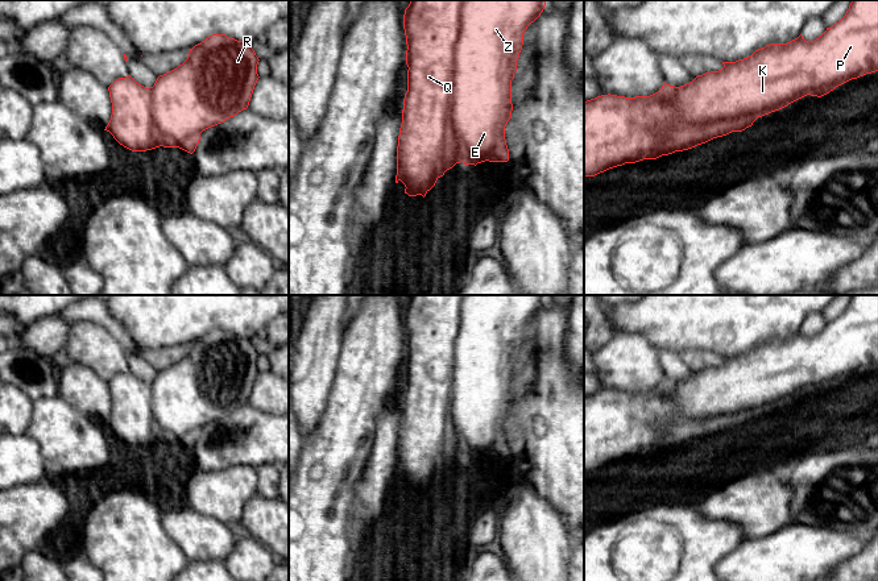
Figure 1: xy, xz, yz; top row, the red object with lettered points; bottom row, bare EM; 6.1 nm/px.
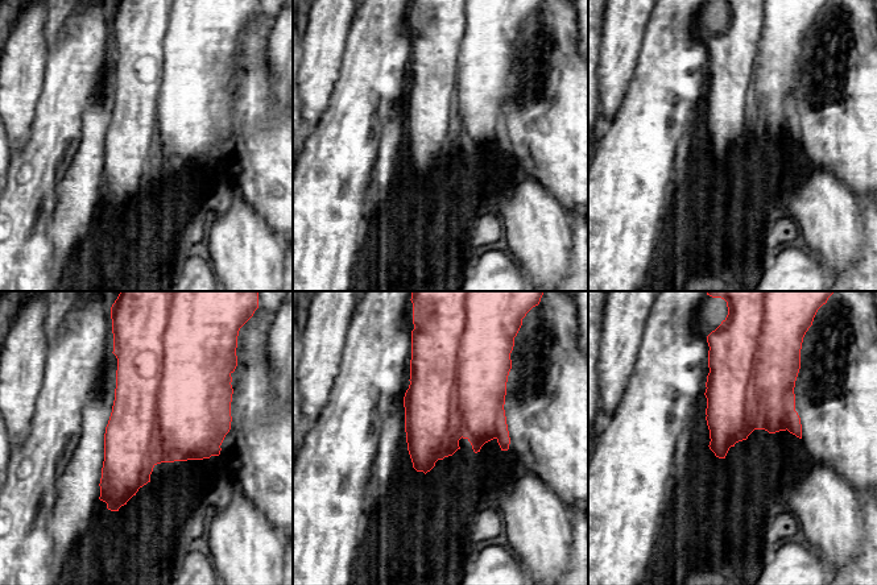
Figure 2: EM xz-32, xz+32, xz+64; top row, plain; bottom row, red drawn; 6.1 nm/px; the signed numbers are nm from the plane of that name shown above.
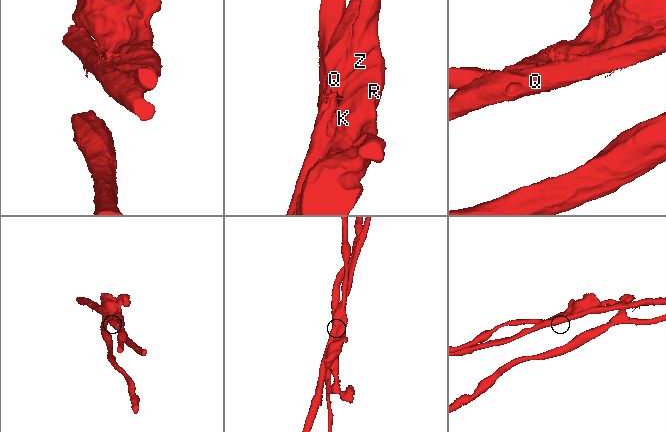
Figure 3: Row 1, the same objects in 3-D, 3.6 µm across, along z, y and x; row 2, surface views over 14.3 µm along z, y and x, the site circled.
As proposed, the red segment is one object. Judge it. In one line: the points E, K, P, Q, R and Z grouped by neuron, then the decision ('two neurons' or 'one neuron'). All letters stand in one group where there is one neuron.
groups E K P R Z / Q; two neurons

